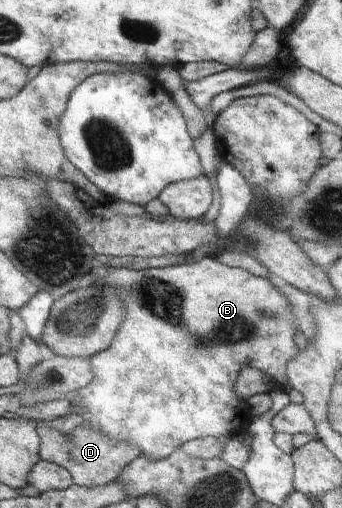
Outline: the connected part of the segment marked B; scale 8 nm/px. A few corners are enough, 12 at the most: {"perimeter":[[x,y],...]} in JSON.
{"perimeter":[[197,263],[111,267],[127,311],[70,403],[147,461],[247,431],[289,301]]}

